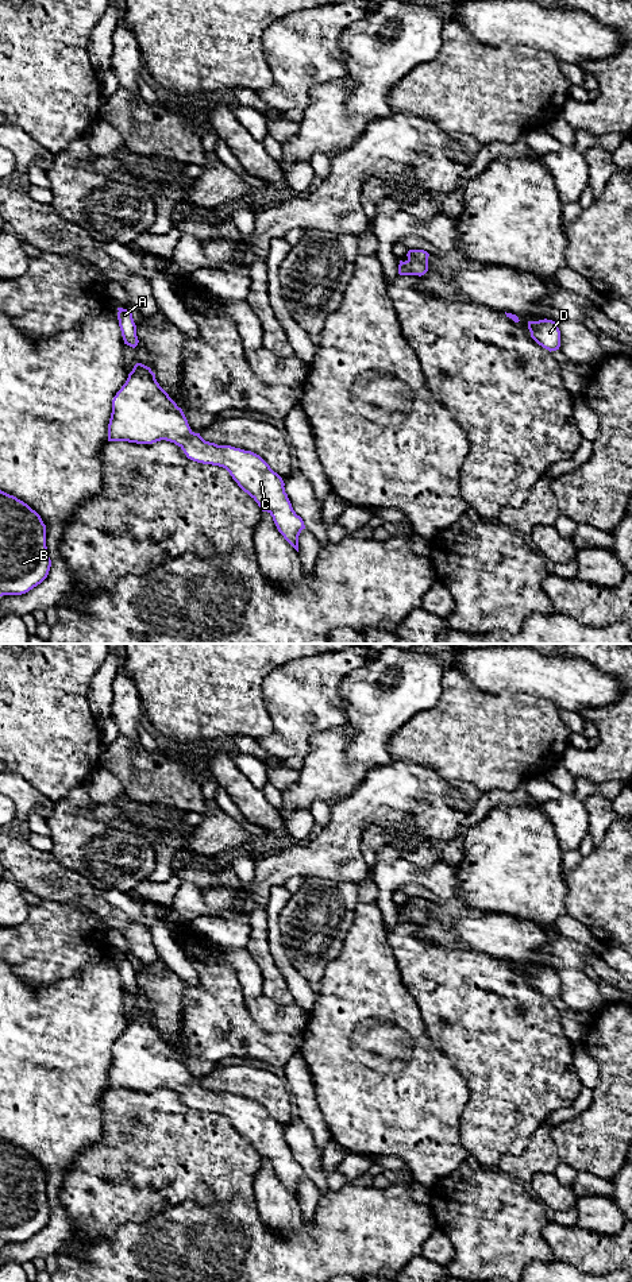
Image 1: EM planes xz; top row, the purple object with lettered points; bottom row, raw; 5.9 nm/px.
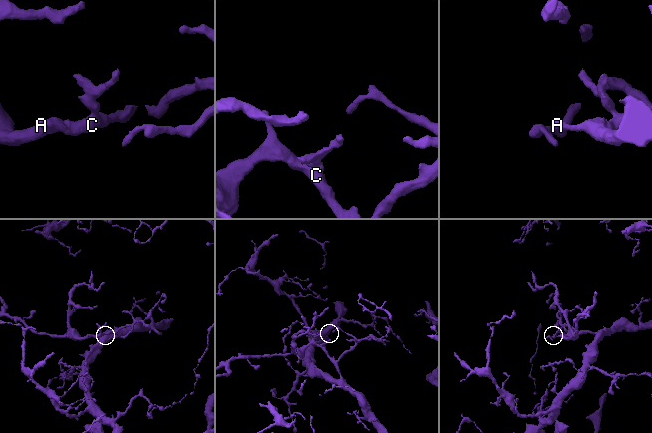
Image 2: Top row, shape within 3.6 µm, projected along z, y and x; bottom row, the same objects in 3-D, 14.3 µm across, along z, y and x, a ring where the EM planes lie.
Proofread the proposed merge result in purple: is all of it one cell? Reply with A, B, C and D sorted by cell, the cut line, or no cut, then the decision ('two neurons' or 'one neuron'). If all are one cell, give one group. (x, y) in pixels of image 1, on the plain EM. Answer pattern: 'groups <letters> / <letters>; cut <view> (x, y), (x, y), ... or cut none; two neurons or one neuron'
groups A B C D; cut none; one neuron

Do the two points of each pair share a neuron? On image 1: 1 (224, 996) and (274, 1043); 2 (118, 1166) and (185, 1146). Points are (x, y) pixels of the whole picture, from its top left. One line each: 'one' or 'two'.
1: one
2: one

